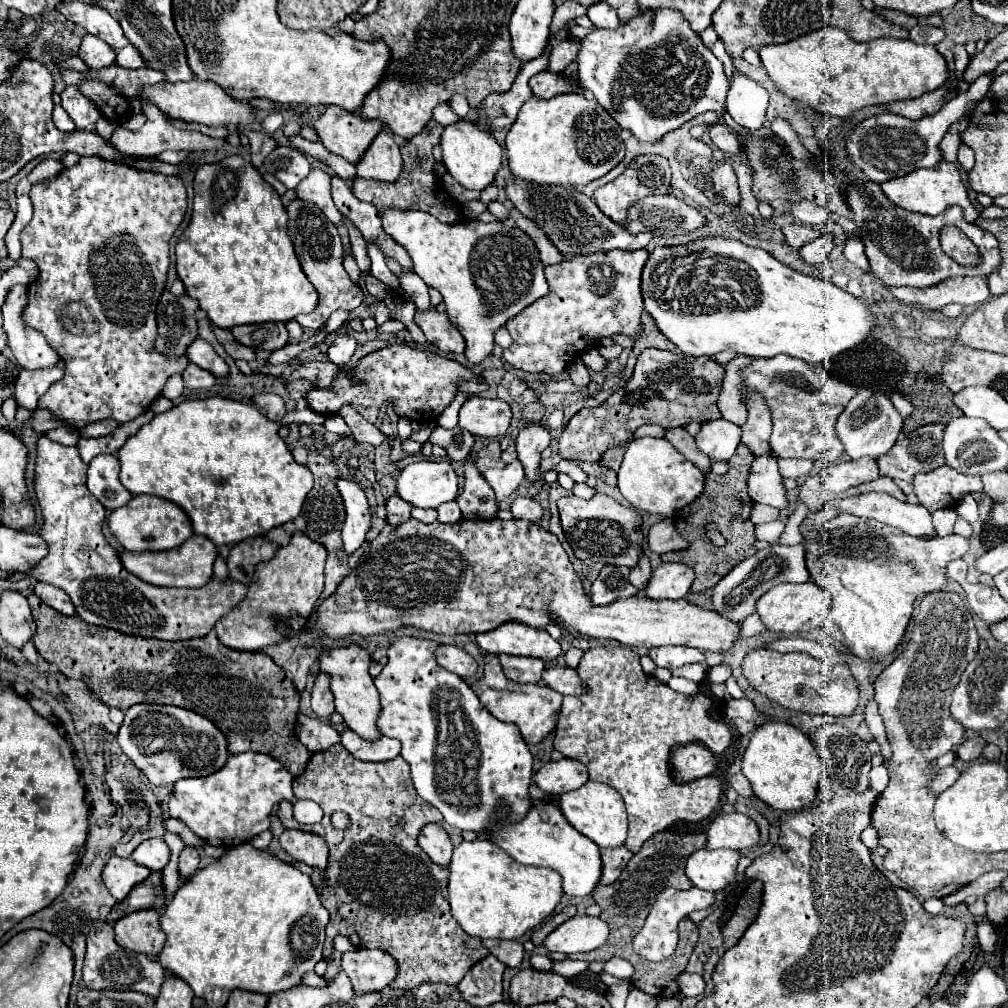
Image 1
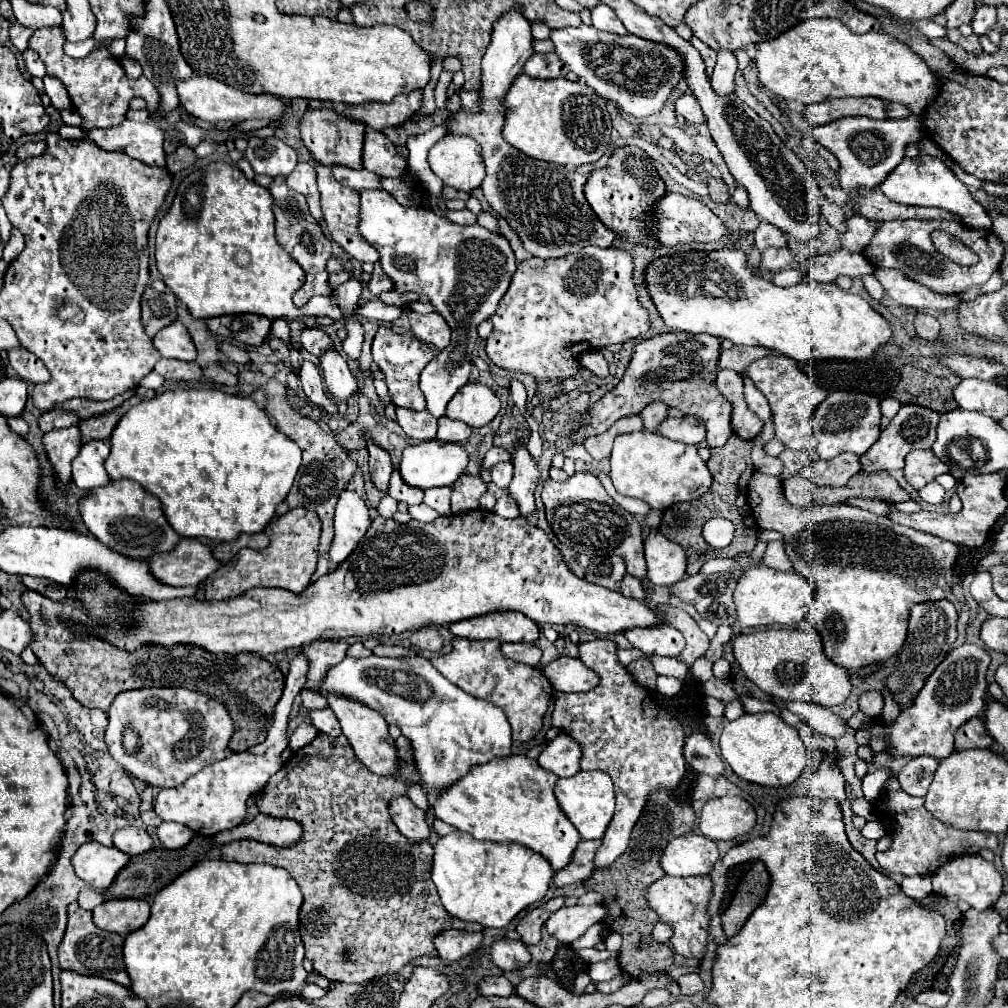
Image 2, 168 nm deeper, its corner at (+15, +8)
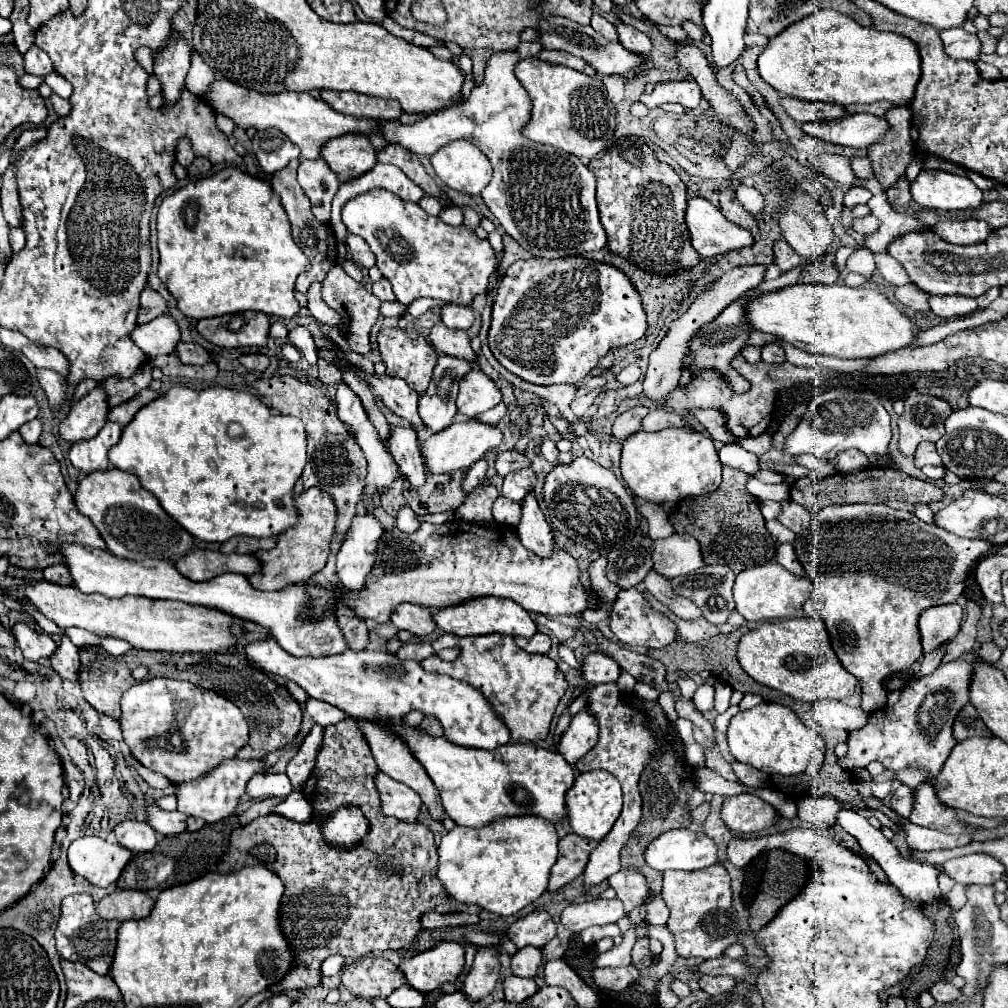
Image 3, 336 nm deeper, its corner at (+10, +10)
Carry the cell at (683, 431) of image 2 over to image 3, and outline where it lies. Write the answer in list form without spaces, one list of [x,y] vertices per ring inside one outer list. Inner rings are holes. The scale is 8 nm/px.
[[[656,408],[648,412],[648,416],[642,420],[642,430],[646,432],[656,432],[664,428],[680,428],[680,426],[688,426],[684,418],[680,418],[680,414],[676,412],[664,412],[664,408]]]

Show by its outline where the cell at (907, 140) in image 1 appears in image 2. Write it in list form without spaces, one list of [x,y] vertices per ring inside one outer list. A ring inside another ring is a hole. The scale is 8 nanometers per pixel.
[[[909,116],[903,120],[873,120],[873,118],[841,118],[825,126],[811,130],[811,136],[831,150],[839,160],[839,182],[845,192],[853,192],[861,186],[875,188],[877,182],[885,180],[889,172],[901,164],[905,150],[911,142],[919,142],[925,136],[925,126],[919,116]]]

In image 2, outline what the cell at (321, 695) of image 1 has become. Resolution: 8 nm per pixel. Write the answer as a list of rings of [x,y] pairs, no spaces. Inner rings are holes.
[[[325,640],[325,642],[315,642],[303,648],[303,654],[307,654],[309,660],[309,672],[307,672],[307,682],[305,688],[311,692],[319,692],[327,670],[337,666],[347,652],[349,644],[347,642],[333,642],[333,640]]]

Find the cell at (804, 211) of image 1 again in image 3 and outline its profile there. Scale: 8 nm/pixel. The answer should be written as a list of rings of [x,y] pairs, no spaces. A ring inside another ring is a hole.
[[[868,214],[864,220],[854,220],[852,228],[860,234],[872,234],[878,230],[878,218],[874,214]]]

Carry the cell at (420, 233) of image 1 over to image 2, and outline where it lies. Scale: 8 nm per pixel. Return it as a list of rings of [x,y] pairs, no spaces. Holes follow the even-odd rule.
[[[385,190],[361,192],[359,230],[381,254],[379,262],[385,274],[395,280],[395,290],[425,294],[451,328],[451,344],[421,372],[421,392],[425,394],[427,410],[441,418],[447,402],[469,382],[471,352],[479,340],[477,326],[493,316],[499,300],[509,290],[517,258],[503,234],[479,224],[459,226],[425,208],[401,206]]]

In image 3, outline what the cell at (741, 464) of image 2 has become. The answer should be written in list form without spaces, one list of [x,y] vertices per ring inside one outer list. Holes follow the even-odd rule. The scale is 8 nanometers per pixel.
[[[724,466],[722,482],[714,492],[686,498],[674,508],[678,512],[670,514],[670,522],[678,534],[686,532],[702,544],[702,556],[706,564],[726,564],[746,570],[774,560],[778,540],[766,530],[760,502],[746,490],[746,480],[746,472]]]

